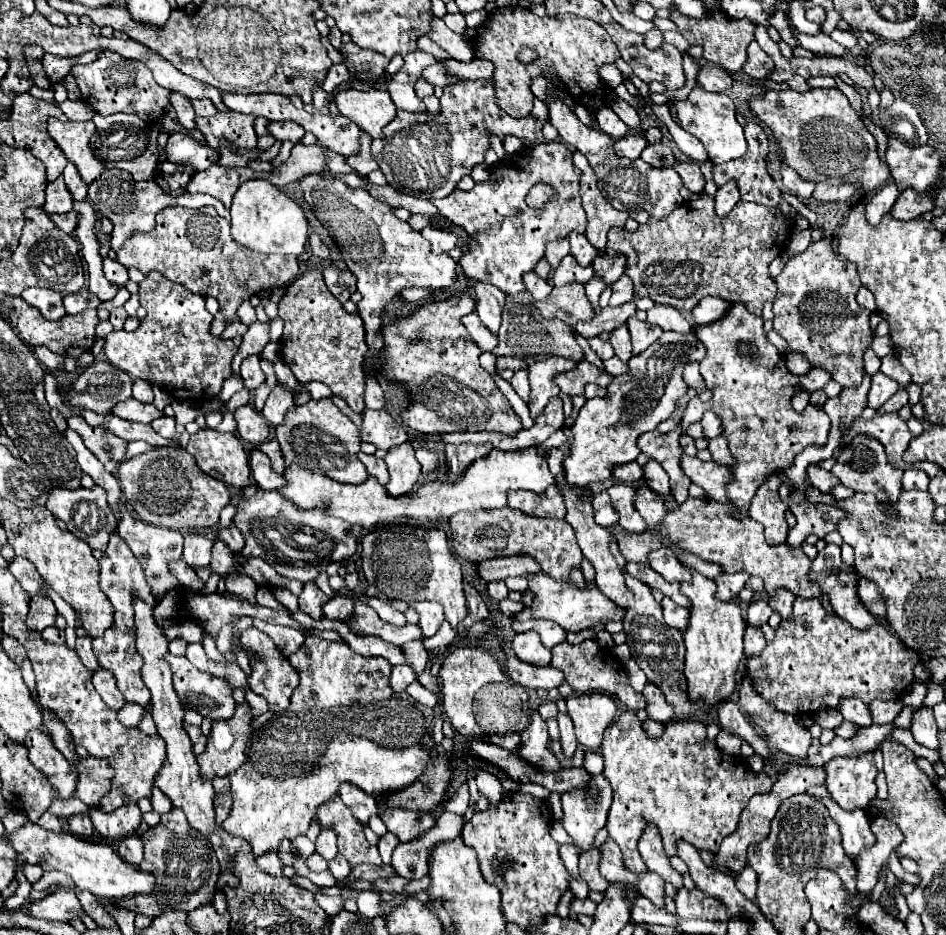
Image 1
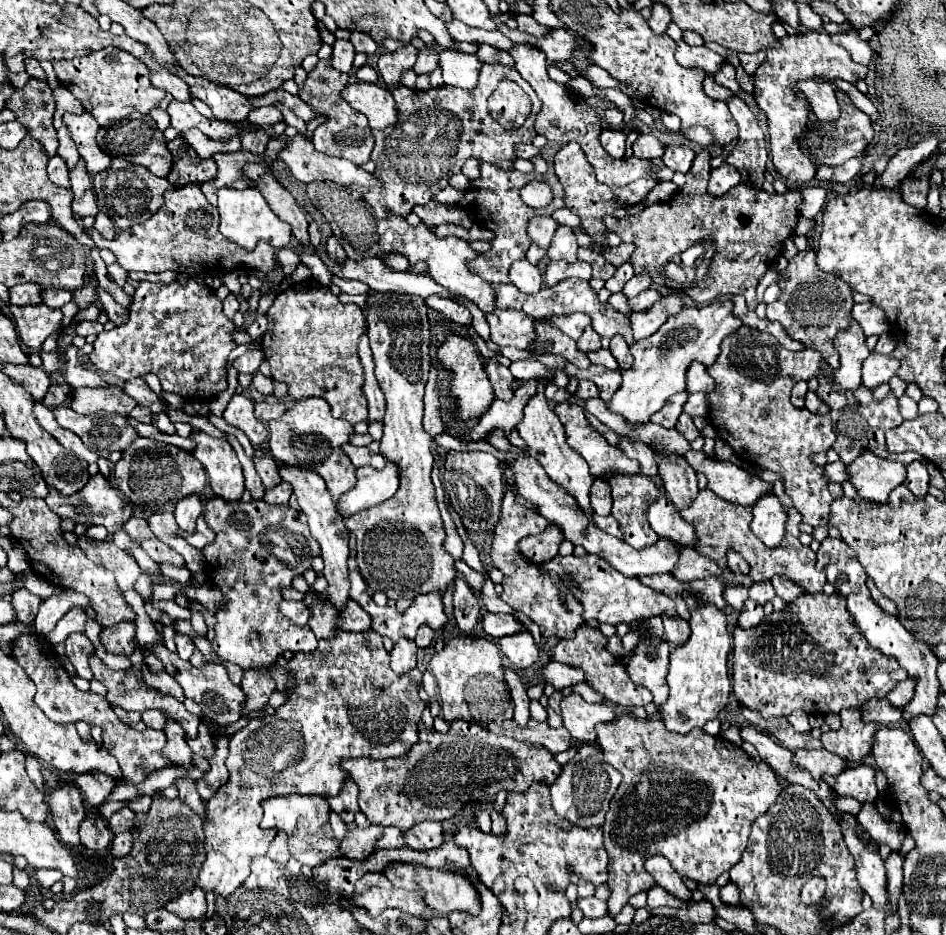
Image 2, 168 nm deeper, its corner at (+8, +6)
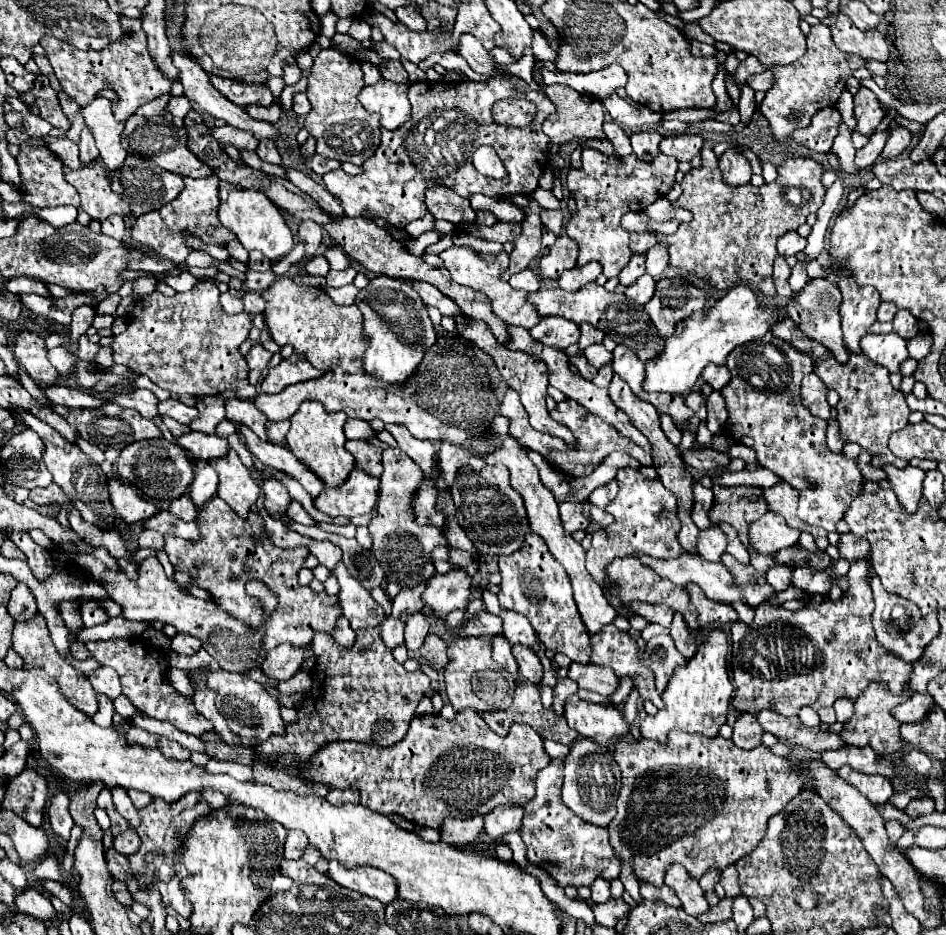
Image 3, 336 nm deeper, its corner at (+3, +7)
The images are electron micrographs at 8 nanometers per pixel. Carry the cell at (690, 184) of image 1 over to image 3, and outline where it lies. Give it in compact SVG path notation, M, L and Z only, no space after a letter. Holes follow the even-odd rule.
M679 134L667 136L661 142L661 152L673 156L677 162L691 162L701 152L701 136L697 134Z

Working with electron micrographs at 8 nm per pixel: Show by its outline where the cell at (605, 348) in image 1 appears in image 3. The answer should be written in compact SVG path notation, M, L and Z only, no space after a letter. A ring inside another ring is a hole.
M579 324L579 328L581 328L581 338L579 338L579 342L577 342L577 346L579 346L579 350L585 350L587 346L591 346L591 344L599 344L599 342L603 342L603 332L601 330L595 330L595 326L587 326L587 324Z

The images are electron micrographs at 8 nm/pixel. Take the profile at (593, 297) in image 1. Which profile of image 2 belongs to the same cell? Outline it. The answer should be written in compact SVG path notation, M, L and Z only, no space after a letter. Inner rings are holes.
M566 143L564 147L560 147L560 151L554 155L554 173L558 175L562 187L564 187L564 205L576 213L582 221L582 229L586 231L586 235L590 235L592 239L592 247L594 249L580 249L578 251L578 259L582 261L588 261L592 265L592 275L594 277L600 277L600 279L608 279L616 269L614 265L610 265L604 255L602 255L602 249L610 249L608 243L606 243L606 225L602 223L602 219L606 215L612 215L616 209L620 207L632 207L636 203L642 203L646 199L646 195L654 189L654 185L658 183L656 179L638 179L634 183L628 183L626 187L606 187L604 183L598 183L596 181L596 175L584 155L584 151L580 149L578 143Z

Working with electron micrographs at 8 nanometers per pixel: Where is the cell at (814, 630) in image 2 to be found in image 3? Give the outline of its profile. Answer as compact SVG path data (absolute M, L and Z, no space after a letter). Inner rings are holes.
M855 562L849 568L849 588L839 600L823 600L819 604L807 604L801 610L787 610L783 606L759 604L755 608L755 620L751 624L733 622L731 642L733 642L733 686L735 698L733 706L739 712L757 714L761 710L773 710L781 716L793 718L803 706L813 710L831 708L837 698L857 700L859 694L871 684L885 684L891 694L901 694L911 676L911 664L903 662L883 646L879 646L871 622L873 596L867 582L867 566Z

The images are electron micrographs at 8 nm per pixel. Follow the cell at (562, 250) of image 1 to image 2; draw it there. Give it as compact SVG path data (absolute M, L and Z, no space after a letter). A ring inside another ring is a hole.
M534 217L528 225L528 235L534 243L538 243L542 249L548 249L554 231L556 231L558 223L552 217Z

